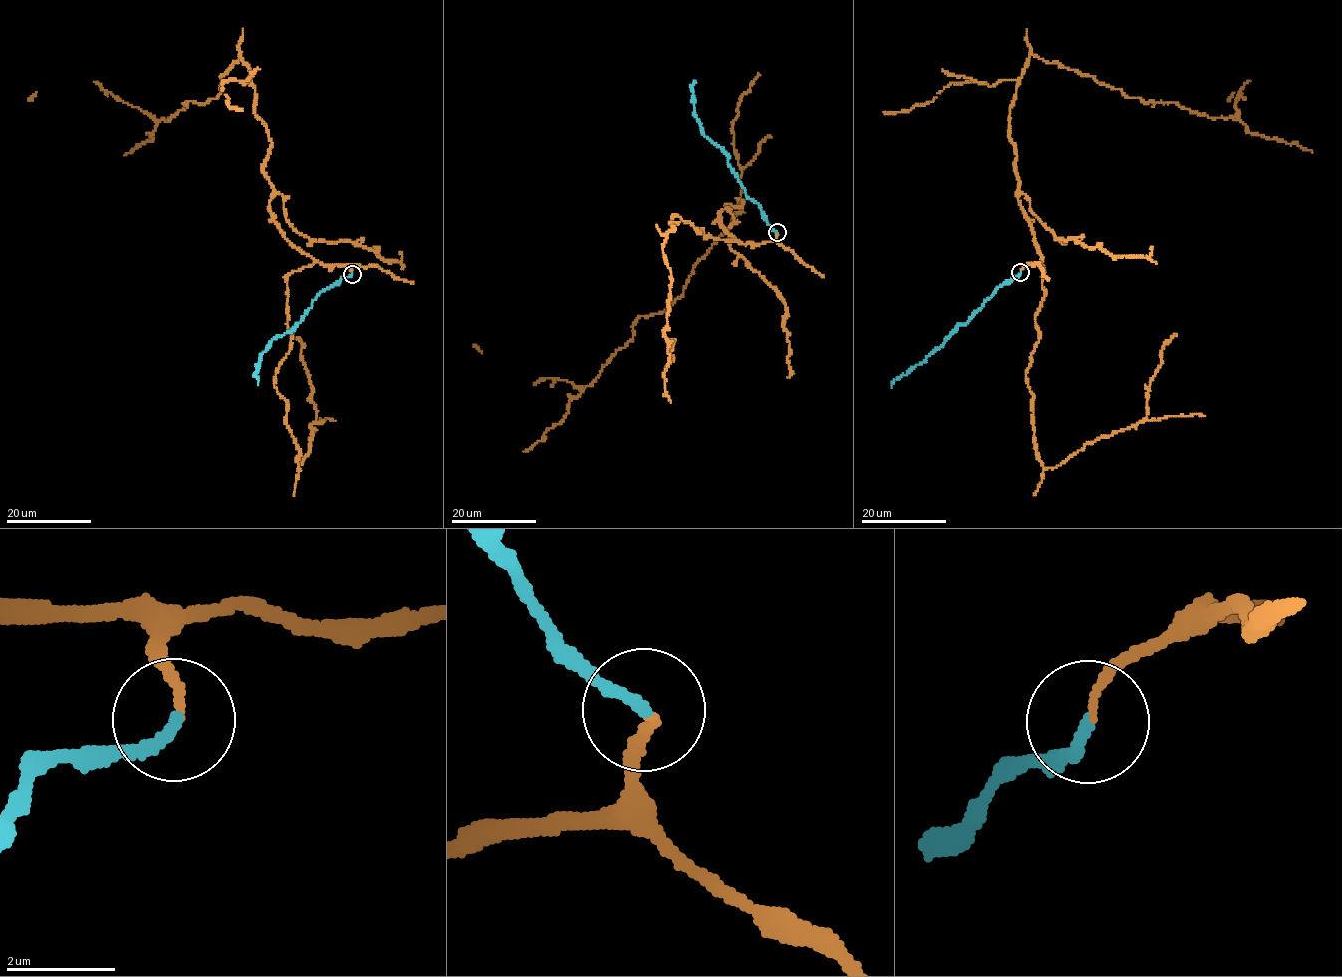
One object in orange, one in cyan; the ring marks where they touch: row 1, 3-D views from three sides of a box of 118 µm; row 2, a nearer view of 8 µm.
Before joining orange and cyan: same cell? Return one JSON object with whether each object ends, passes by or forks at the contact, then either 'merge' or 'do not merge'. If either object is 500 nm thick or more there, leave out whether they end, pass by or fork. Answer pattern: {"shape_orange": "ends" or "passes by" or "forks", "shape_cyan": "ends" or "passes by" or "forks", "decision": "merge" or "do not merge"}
{"shape_orange": "ends", "shape_cyan": "ends", "decision": "merge"}

